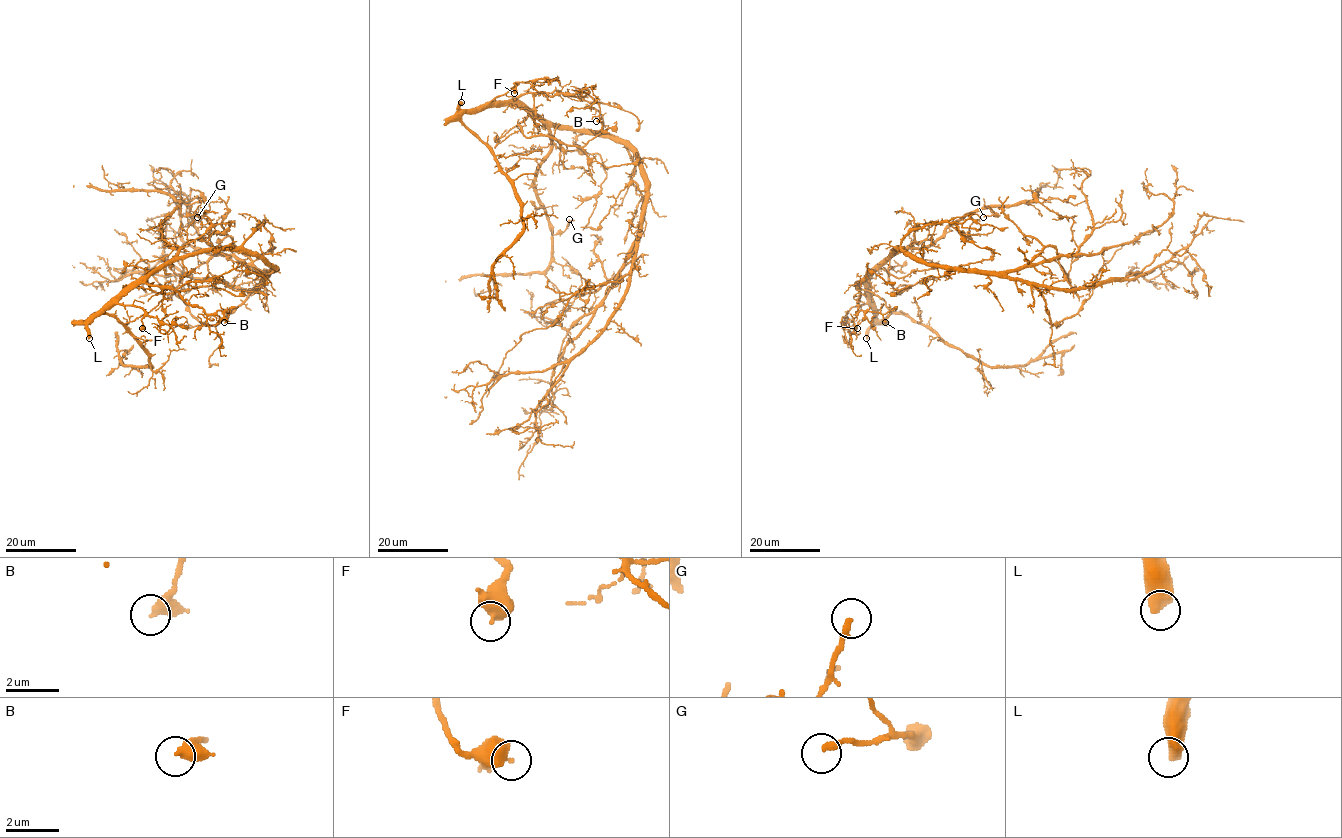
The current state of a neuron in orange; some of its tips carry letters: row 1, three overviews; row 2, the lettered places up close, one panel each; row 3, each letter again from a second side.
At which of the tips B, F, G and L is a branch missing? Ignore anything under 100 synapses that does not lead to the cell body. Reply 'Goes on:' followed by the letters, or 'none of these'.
Goes on: L

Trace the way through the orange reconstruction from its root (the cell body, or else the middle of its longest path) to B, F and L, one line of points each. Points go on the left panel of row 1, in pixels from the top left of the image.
B: (236, 251), (206, 250), (173, 256), (145, 281), (172, 286), (186, 302), (207, 314), (227, 311), (224, 322)
F: (236, 251), (206, 250), (173, 256), (141, 278), (118, 302), (138, 306), (144, 312), (142, 328)
L: (236, 251), (206, 250), (173, 256), (151, 274), (138, 278), (112, 305), (107, 306), (87, 325), (89, 338)

